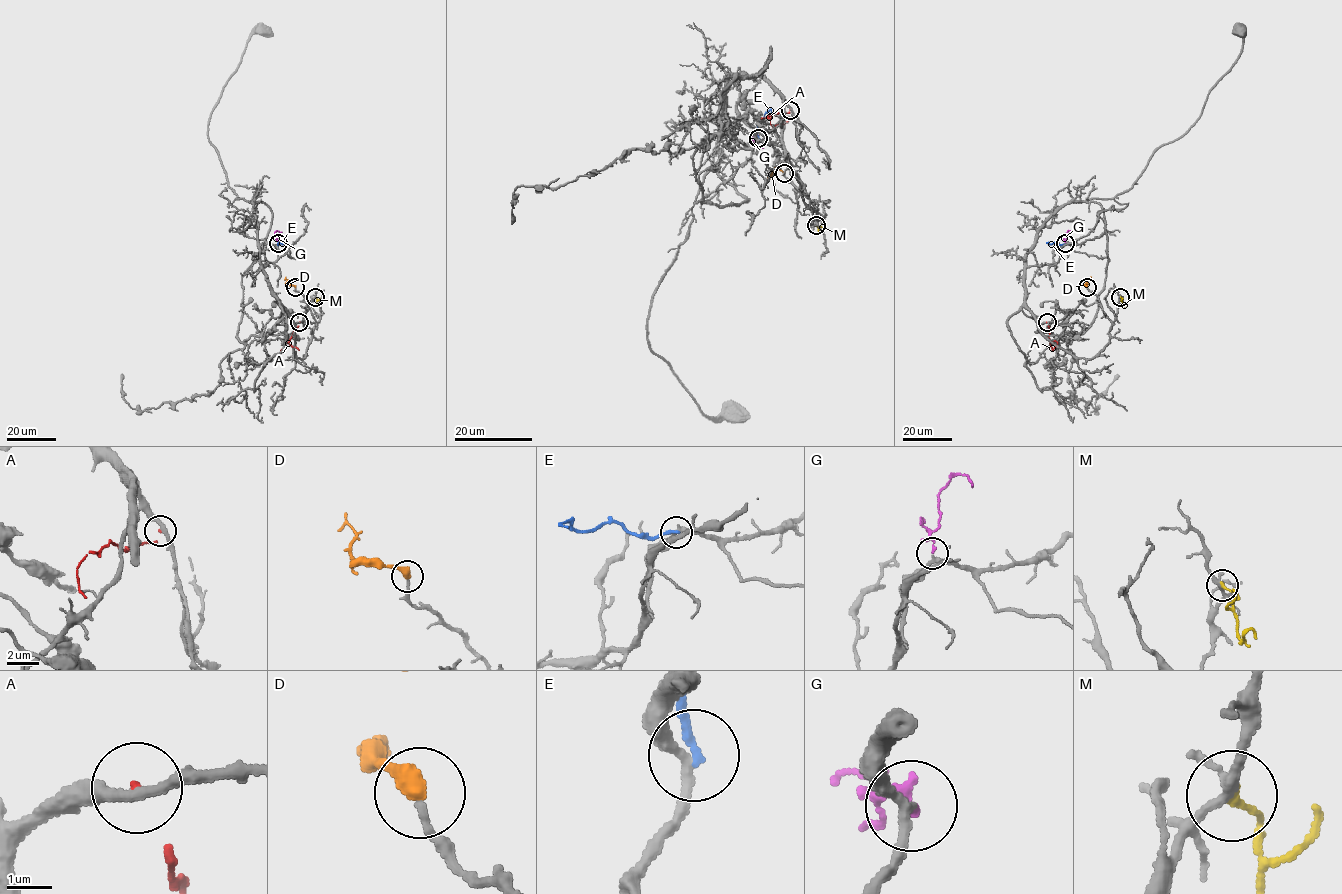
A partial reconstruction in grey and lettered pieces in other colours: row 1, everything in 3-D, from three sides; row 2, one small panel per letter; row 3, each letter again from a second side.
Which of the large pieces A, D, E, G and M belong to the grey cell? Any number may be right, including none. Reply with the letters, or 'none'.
D, G

